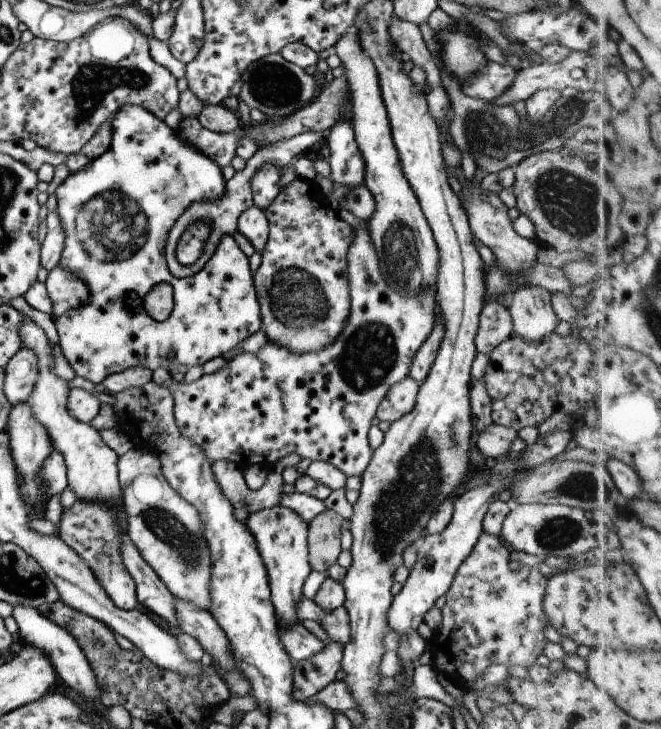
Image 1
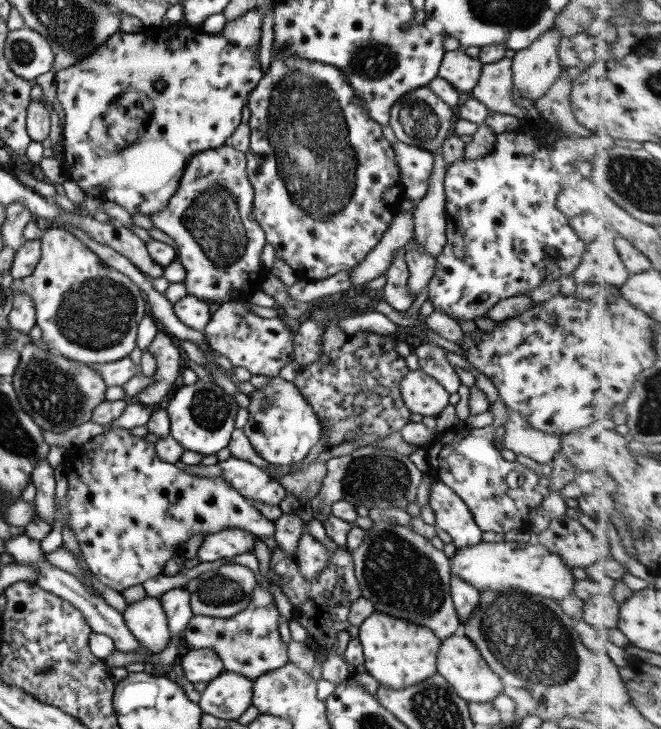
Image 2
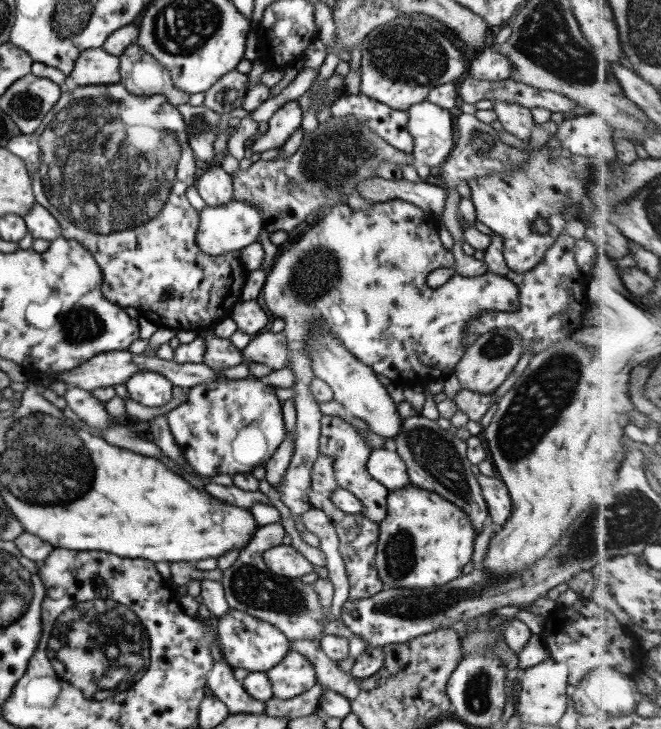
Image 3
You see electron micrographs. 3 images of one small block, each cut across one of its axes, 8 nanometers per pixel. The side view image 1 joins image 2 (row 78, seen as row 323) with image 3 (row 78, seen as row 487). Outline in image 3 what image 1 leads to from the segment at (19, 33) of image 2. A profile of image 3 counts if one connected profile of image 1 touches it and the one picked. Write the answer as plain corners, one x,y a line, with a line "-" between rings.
101,47
82,50
67,76
67,83
77,86
119,83
119,58
107,54

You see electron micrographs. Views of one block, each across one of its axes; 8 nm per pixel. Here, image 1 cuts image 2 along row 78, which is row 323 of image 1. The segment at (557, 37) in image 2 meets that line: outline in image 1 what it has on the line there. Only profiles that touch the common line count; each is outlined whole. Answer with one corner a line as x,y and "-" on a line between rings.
529,284
512,292
506,309
510,314
513,336
536,342
554,330
558,319
551,309
549,295
544,288

